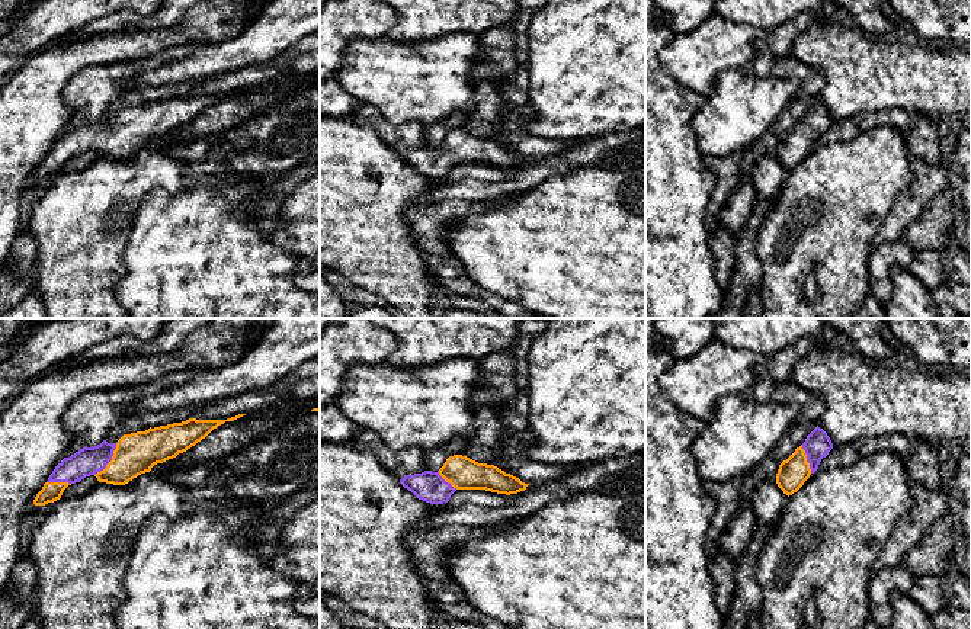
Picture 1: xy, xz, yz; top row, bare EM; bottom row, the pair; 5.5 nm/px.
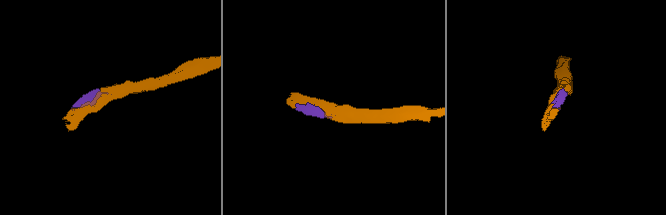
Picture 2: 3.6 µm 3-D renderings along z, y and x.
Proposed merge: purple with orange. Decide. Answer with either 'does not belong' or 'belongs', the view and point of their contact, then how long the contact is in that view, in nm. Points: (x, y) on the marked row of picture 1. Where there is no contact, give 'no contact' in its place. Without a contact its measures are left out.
belongs | xy (111, 459) | 240 nm

